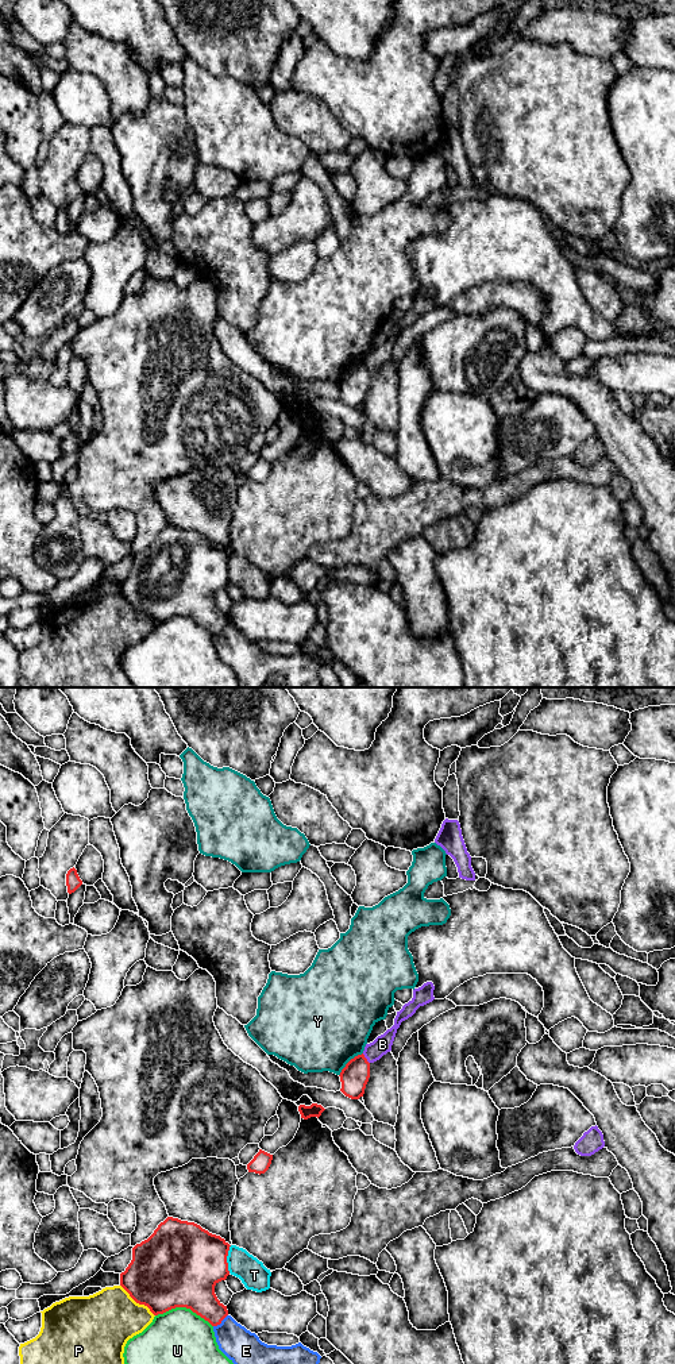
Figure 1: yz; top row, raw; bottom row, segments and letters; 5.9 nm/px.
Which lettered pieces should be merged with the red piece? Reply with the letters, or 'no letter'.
no letter

